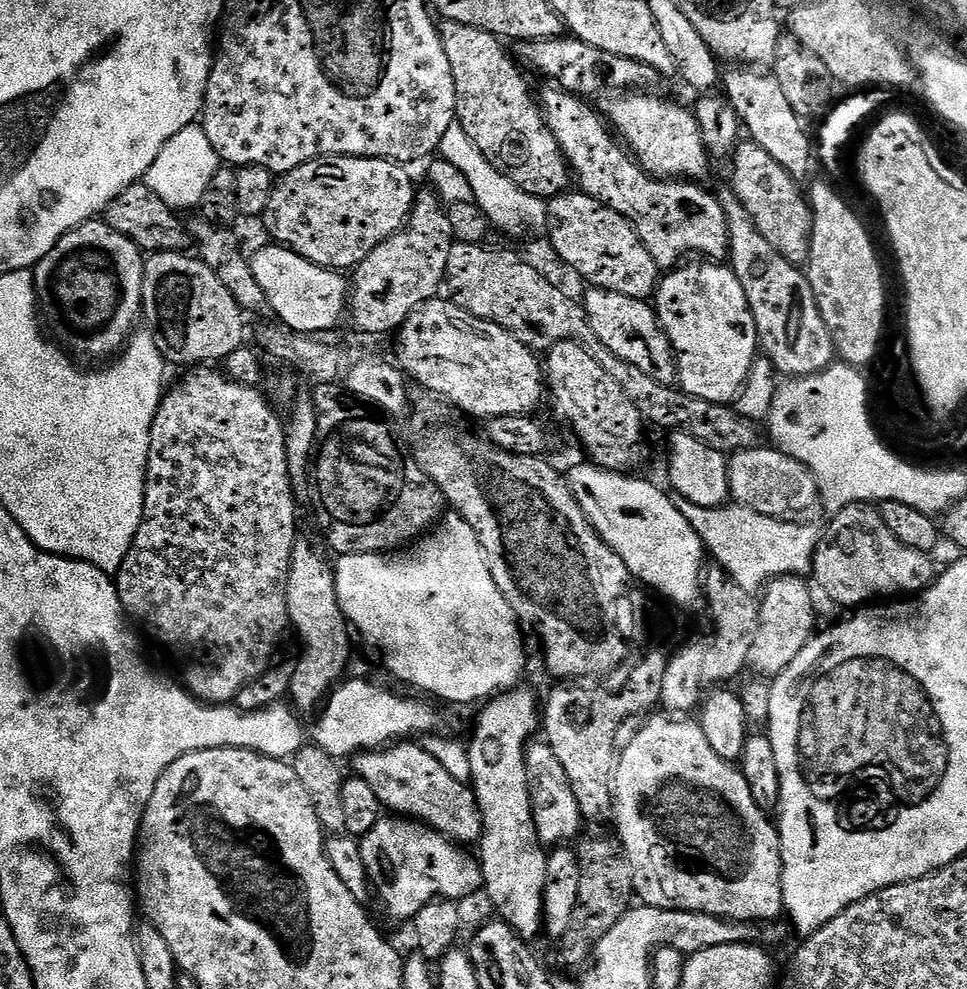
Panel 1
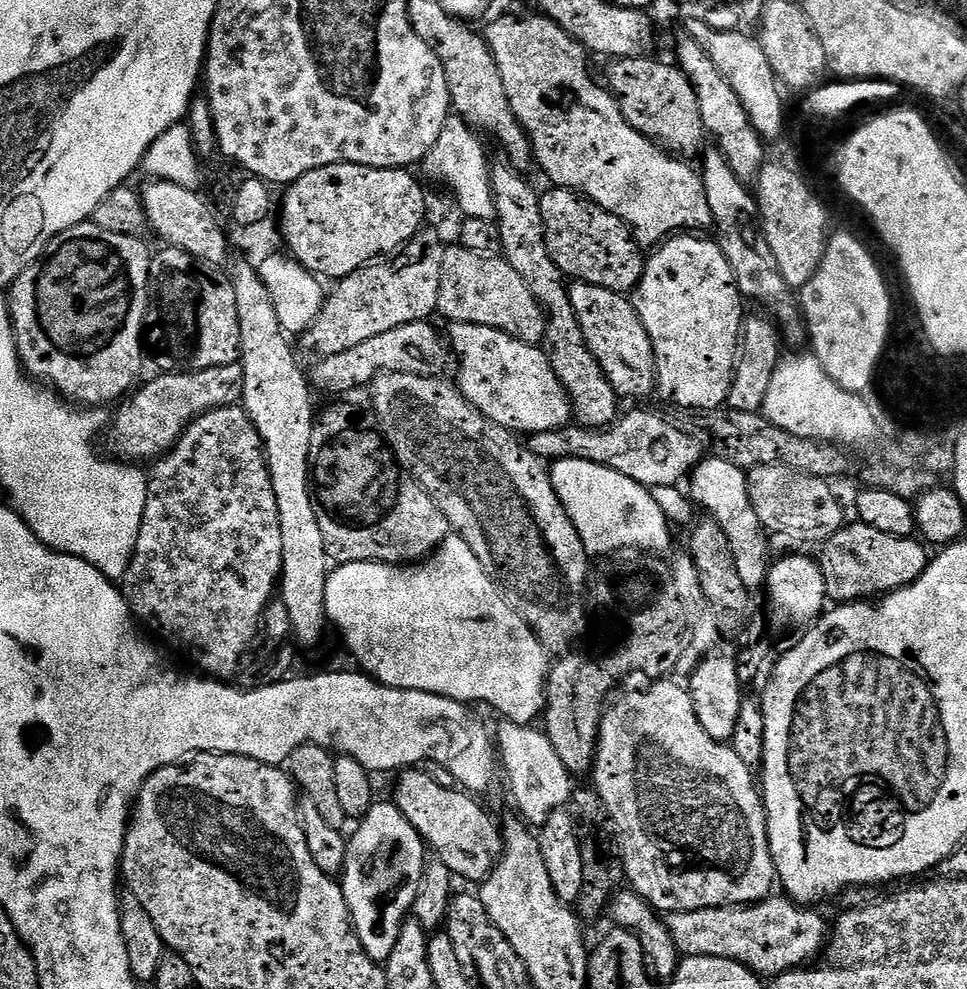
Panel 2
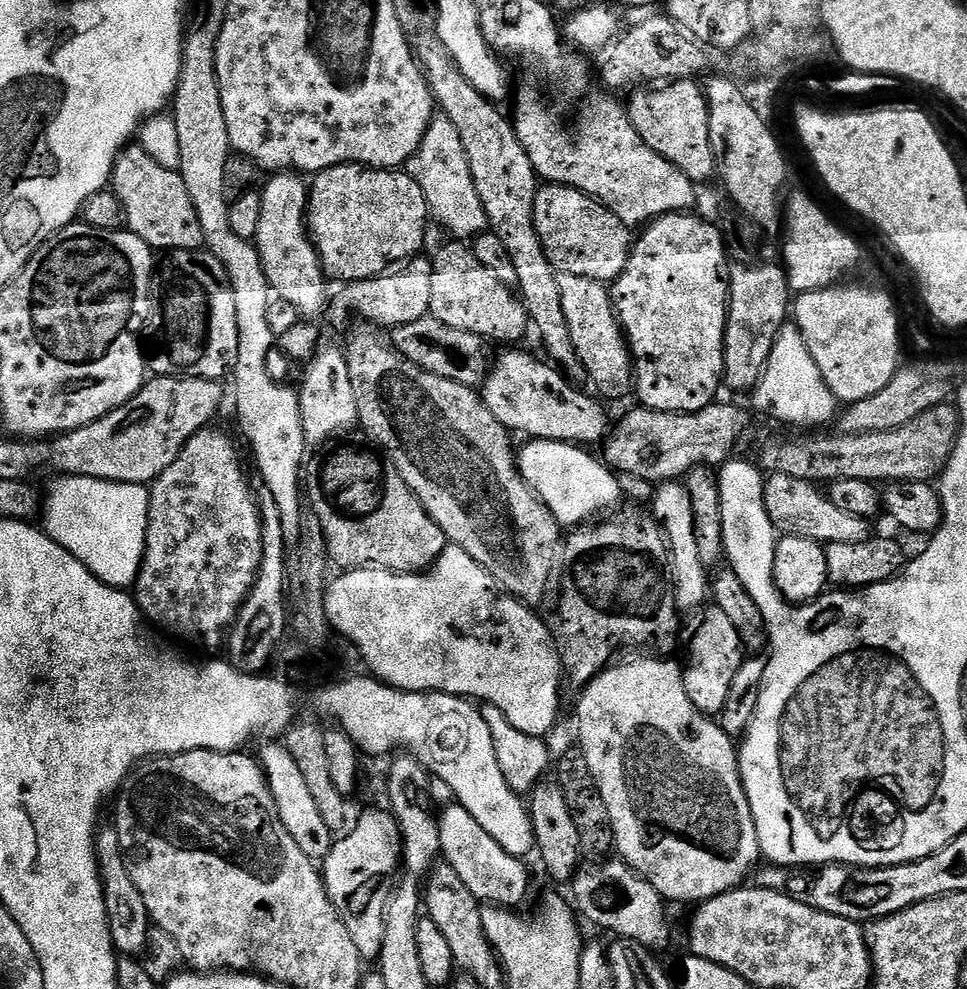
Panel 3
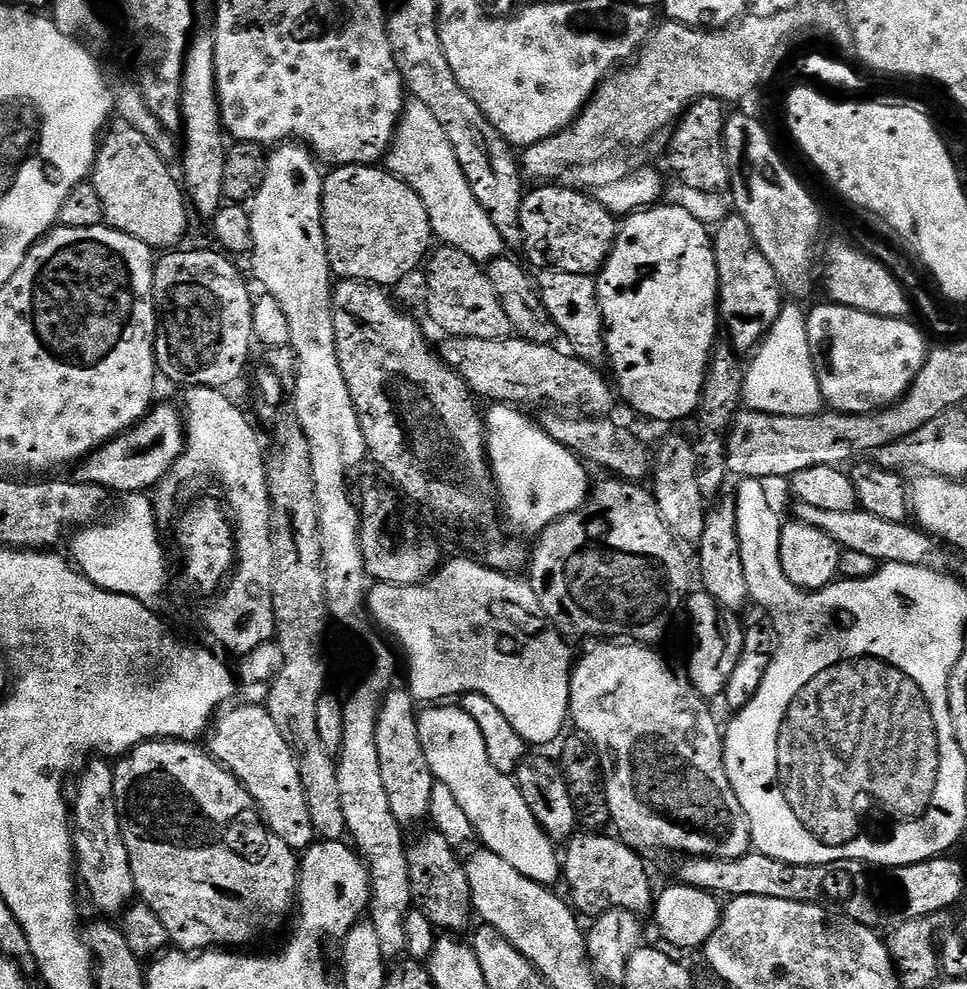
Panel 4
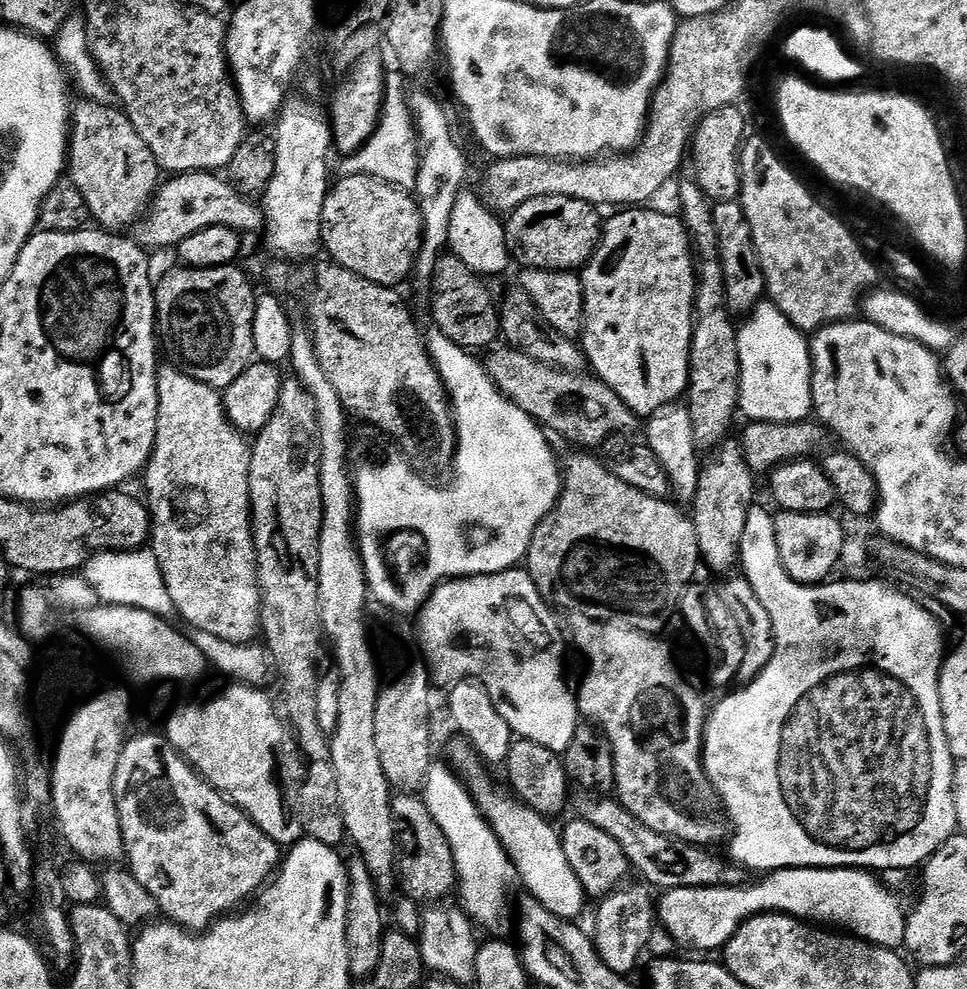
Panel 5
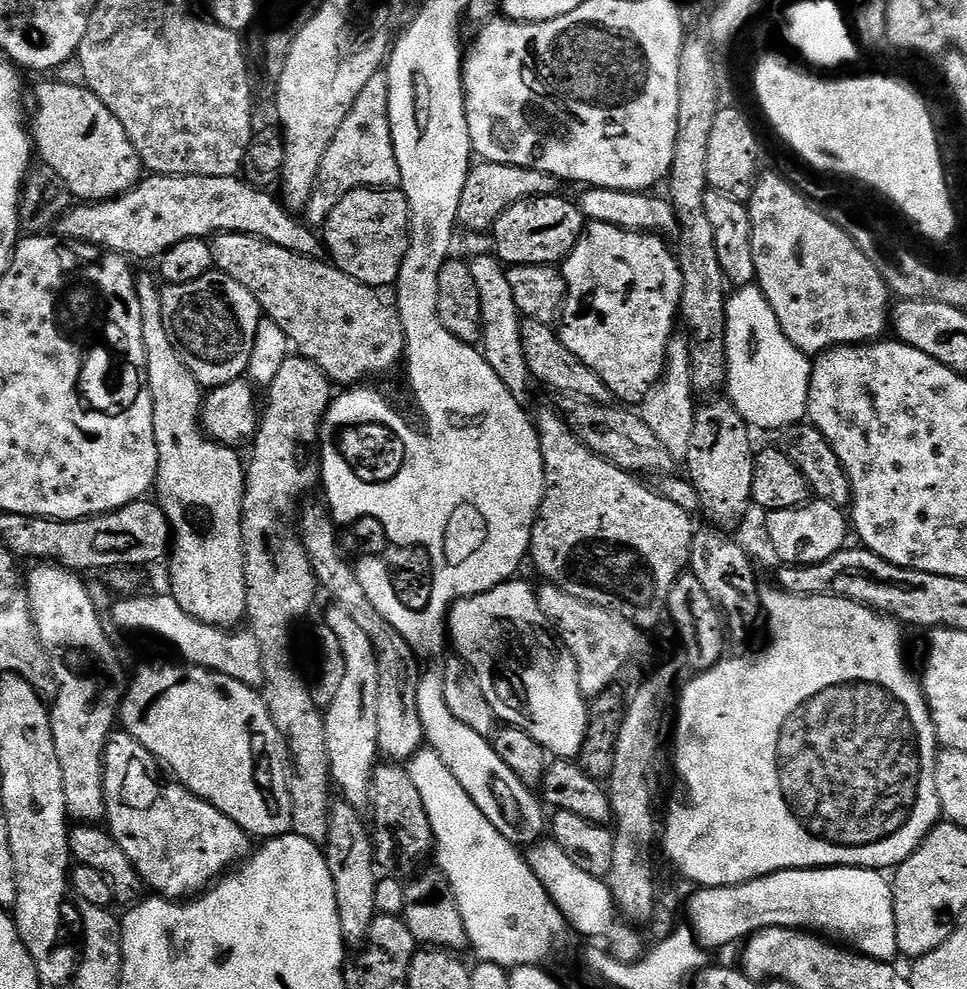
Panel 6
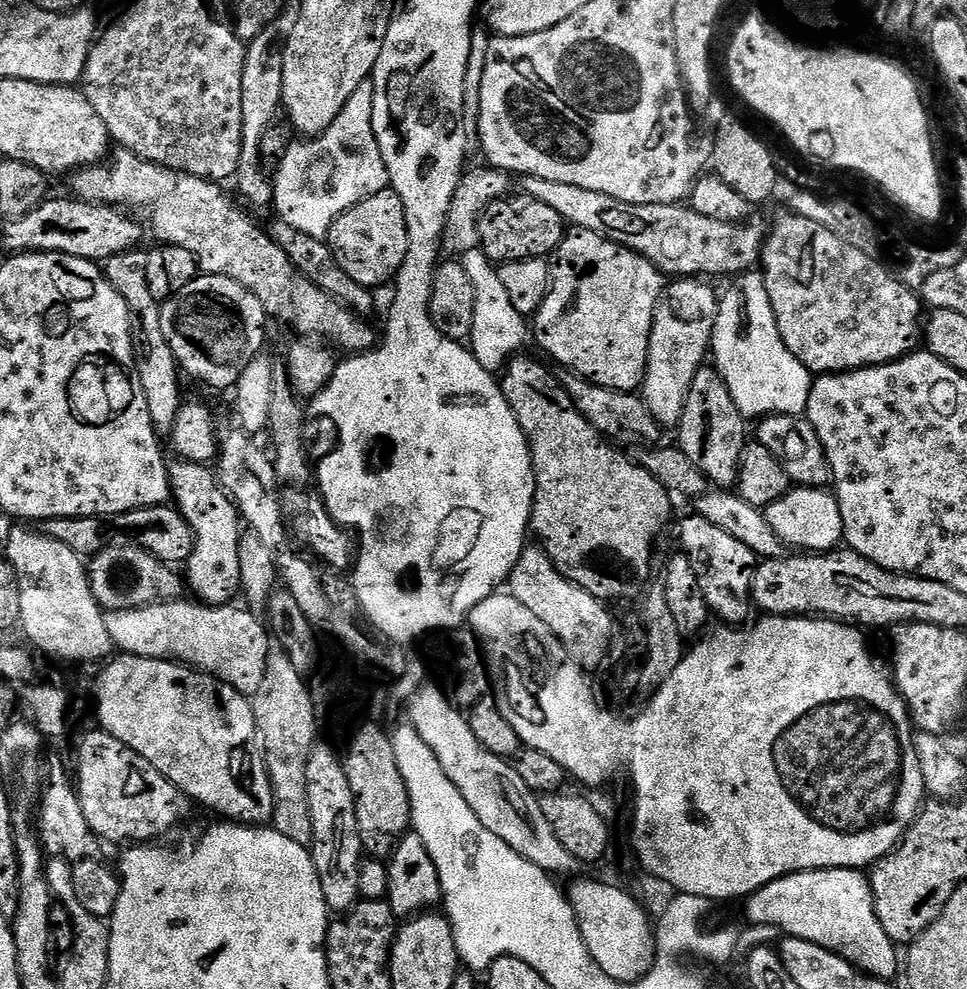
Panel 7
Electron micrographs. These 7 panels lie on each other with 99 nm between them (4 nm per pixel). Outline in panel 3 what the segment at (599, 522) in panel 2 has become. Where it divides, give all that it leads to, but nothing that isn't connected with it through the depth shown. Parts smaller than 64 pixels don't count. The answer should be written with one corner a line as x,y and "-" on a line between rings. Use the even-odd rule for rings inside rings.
532,440
518,452
520,474
527,484
535,490
541,502
554,514
562,526
580,526
591,516
612,508
622,500
622,489
613,469
591,456
591,451
572,442
558,440

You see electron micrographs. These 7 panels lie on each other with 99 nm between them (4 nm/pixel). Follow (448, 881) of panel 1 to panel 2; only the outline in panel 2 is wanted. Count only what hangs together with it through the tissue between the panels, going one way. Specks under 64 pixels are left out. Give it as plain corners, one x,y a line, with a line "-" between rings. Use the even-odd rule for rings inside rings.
376,802
355,826
357,826
356,833
348,840
348,853
342,873
344,897
352,915
353,925
384,924
385,941
391,942
398,938
404,921
409,919
414,898
418,894
420,883
424,880
426,845
418,834
418,830
410,826
408,819
396,809
395,803
392,802
388,804

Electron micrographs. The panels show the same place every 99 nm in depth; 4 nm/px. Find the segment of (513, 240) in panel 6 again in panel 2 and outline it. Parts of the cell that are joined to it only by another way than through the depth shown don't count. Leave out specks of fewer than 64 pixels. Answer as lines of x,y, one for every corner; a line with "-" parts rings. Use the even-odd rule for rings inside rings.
555,186
549,189
548,193
545,191
541,195
540,205
542,206
542,222
546,226
546,246
558,270
562,270
565,277
573,281
602,286
606,290
614,290
621,294
628,294
636,289
644,273
646,256
636,242
633,229
623,224
614,214
602,210
602,206
598,206
593,200
581,196
579,192
571,192
568,188

